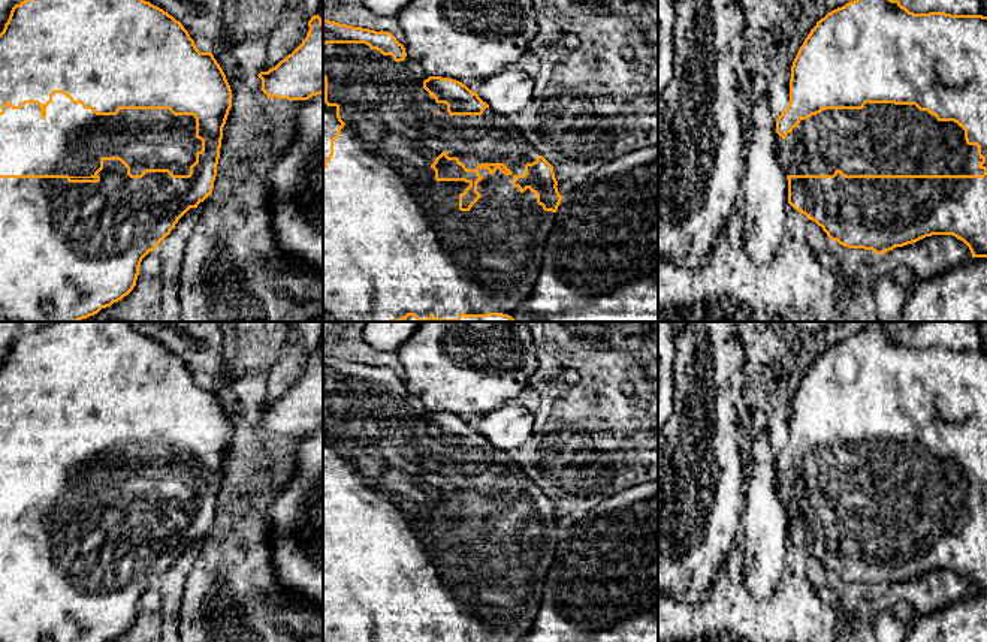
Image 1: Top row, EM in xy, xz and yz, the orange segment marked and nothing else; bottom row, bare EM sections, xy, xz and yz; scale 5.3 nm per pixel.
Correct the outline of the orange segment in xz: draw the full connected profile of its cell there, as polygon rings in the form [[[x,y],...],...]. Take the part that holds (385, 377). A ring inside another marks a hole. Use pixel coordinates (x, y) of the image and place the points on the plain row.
[[[323,355],[323,642],[519,642],[528,635],[537,618],[547,570],[562,531],[552,500],[525,476],[508,452],[496,450],[477,428],[452,413],[429,412],[414,398],[402,379],[389,367],[375,367],[362,362]]]

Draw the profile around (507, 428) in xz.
[[[507,404],[480,416],[477,429],[501,452],[520,447],[535,432],[532,413]]]

